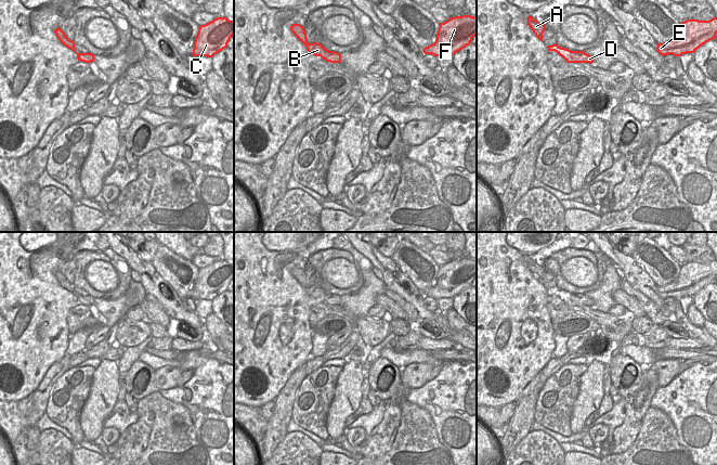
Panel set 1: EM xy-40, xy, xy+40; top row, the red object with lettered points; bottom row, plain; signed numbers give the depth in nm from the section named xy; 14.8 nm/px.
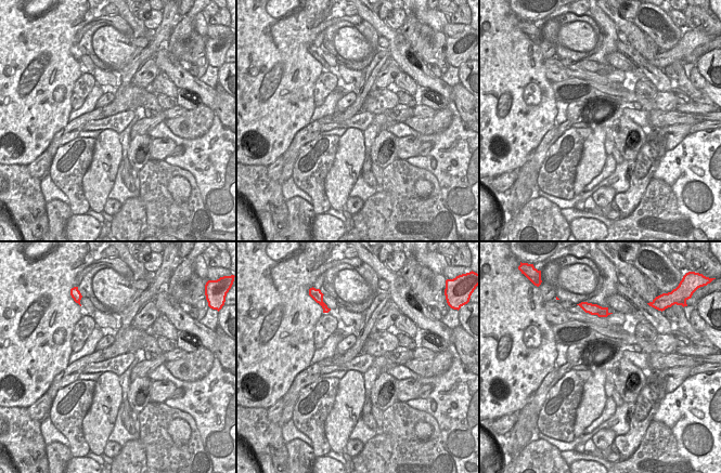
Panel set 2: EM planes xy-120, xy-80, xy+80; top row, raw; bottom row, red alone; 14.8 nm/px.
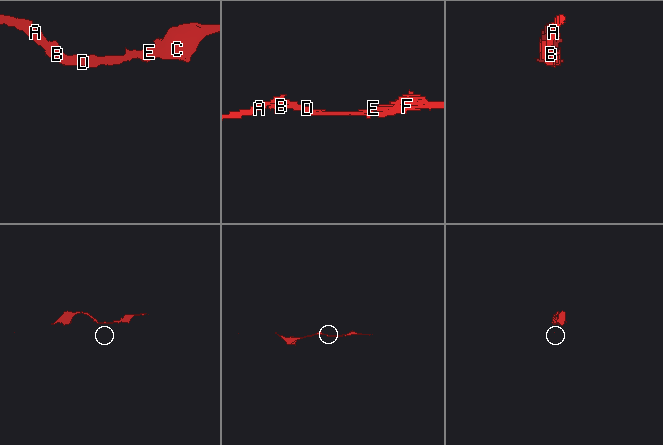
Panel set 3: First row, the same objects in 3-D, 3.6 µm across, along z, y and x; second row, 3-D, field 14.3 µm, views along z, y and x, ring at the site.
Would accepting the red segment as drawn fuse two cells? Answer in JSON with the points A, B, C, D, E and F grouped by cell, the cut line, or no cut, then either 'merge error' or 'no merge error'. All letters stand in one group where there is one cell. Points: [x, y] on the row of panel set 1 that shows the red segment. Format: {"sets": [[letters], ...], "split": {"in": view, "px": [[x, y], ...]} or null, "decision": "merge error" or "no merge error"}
{"sets": [["A", "B", "C", "D", "E", "F"]], "split": null, "decision": "no merge error"}

